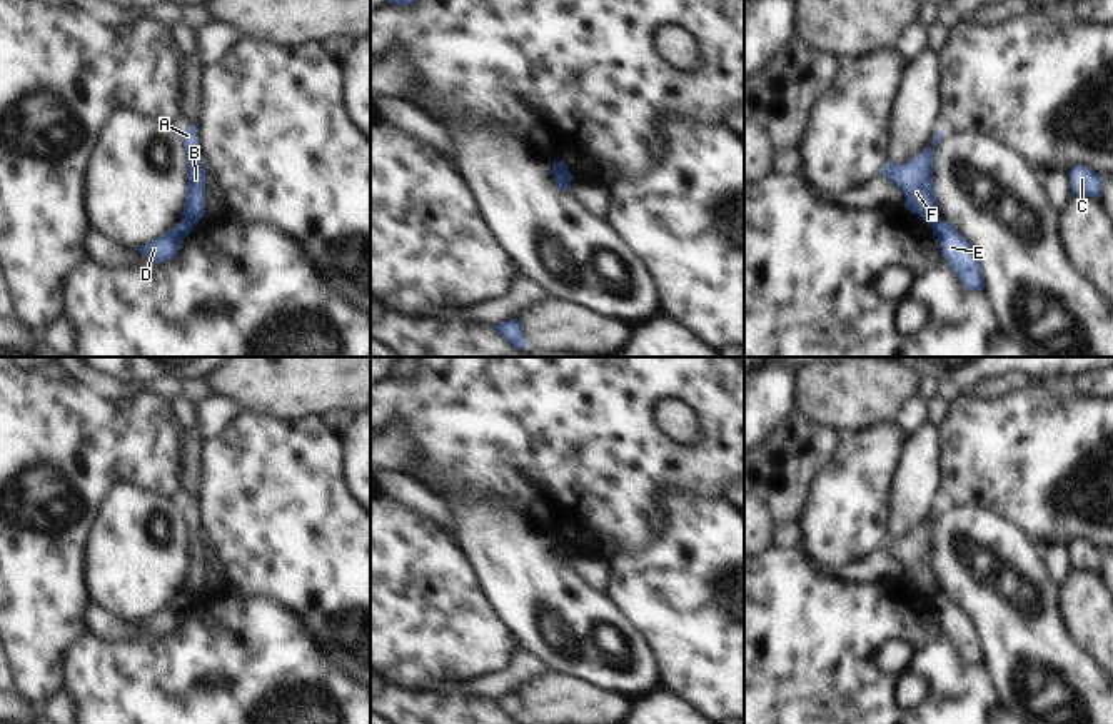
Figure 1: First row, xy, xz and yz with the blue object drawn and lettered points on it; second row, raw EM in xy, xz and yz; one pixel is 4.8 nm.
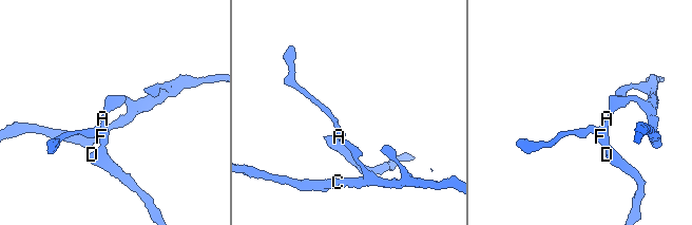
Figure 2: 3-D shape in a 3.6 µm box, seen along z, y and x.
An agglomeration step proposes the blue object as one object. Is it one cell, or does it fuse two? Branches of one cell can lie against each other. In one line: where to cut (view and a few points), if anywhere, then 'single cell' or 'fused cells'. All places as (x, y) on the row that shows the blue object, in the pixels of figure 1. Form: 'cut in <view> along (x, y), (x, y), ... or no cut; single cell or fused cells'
cut in xy along (182, 219), (191, 226); fused cells

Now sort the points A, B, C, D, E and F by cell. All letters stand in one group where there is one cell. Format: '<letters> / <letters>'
A B C F / D E

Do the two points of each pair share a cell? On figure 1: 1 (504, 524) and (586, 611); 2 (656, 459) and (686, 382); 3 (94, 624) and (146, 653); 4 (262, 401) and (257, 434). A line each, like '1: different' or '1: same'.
1: same
2: same
3: different
4: different

